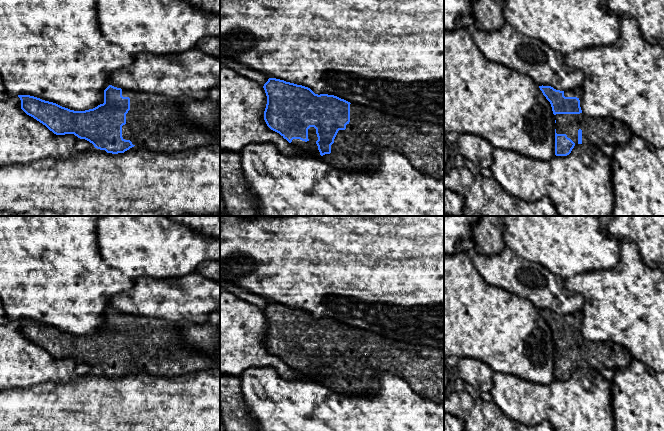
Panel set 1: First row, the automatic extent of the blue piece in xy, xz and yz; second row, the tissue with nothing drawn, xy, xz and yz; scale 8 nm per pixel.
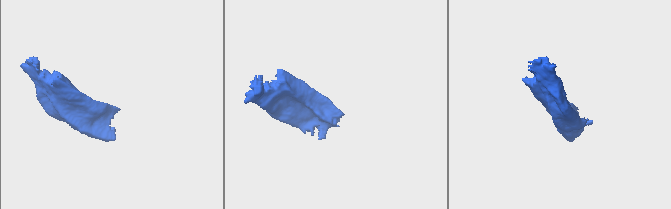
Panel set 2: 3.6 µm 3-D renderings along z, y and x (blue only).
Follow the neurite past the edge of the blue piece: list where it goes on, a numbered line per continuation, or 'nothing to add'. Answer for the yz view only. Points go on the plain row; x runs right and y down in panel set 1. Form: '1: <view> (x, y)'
1: yz (595, 355)

